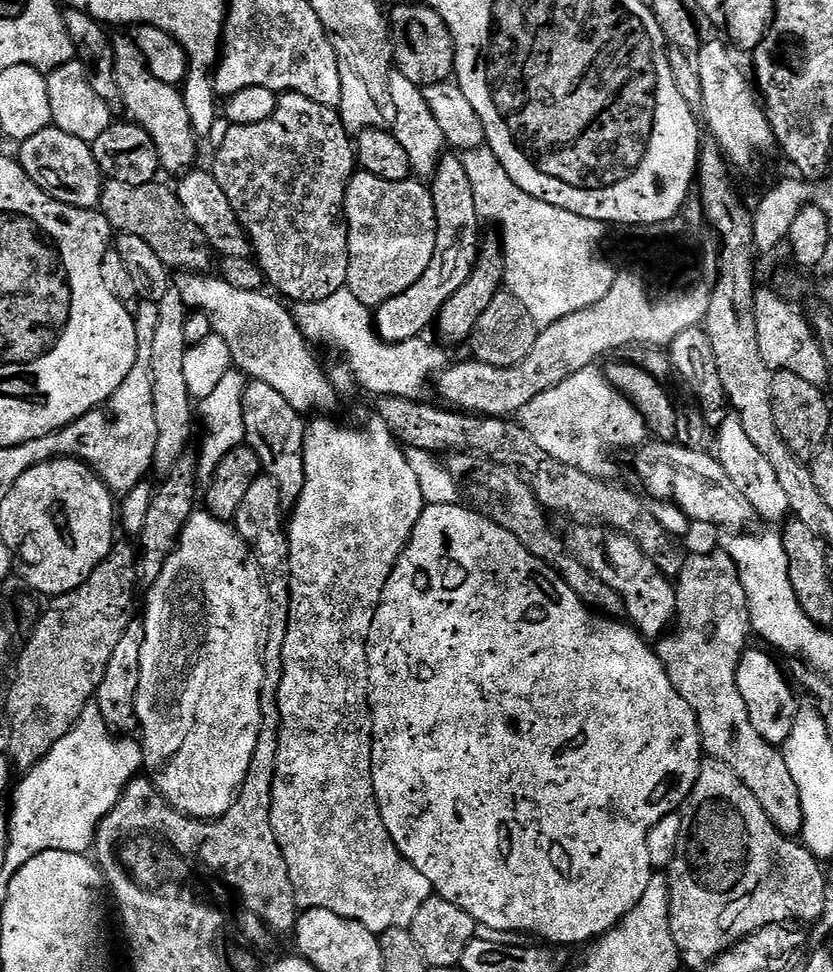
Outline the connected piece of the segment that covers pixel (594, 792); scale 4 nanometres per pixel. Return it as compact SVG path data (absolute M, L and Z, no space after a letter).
M463 503L429 504L425 507L424 513L414 526L408 545L405 546L404 552L398 558L396 568L388 580L384 597L372 623L372 639L368 646L368 705L372 707L372 781L374 782L376 801L382 814L382 822L386 822L386 830L390 830L390 838L394 838L394 846L398 846L401 854L414 866L418 866L418 870L422 870L422 874L426 874L426 878L430 878L433 893L454 902L454 906L462 906L462 910L466 910L466 914L475 918L477 925L484 927L485 924L492 931L489 933L533 932L534 935L544 939L541 941L552 946L584 943L587 945L589 942L599 940L611 928L615 928L624 919L627 912L634 910L634 906L642 898L642 894L646 894L646 886L650 886L650 878L654 875L650 853L646 847L646 838L650 834L650 830L654 830L654 826L658 826L658 822L662 822L662 818L666 818L666 814L681 808L684 800L690 794L690 790L694 790L694 782L698 778L702 763L700 727L696 721L694 710L688 705L686 698L682 698L682 694L678 694L678 690L674 690L674 682L670 682L660 657L656 654L655 647L645 640L635 627L629 626L627 623L625 623L626 625L619 624L620 622L619 619L597 614L587 604L583 604L578 598L578 594L574 594L574 590L570 590L570 586L566 586L563 578L550 565L545 564L534 554L530 554L530 550L526 550L526 546L522 546L522 542L518 542L518 538L514 538L514 534L510 534L510 530L498 526L488 516L484 516L475 508L465 506Z

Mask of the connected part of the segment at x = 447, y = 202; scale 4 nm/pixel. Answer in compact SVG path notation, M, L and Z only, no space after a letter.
M445 154L440 157L440 165L436 168L435 175L430 178L430 191L436 219L434 258L430 258L426 274L422 274L422 278L414 282L410 290L382 302L375 309L376 333L387 344L410 342L410 338L423 337L427 333L424 331L439 321L442 306L446 306L446 302L454 298L457 290L466 286L466 278L474 274L474 266L478 262L482 247L482 221L474 206L474 189L470 187L470 177L467 176L466 166L459 155Z

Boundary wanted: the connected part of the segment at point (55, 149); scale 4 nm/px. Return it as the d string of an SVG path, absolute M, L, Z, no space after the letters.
M49 126L46 130L34 134L34 138L26 138L19 148L20 165L47 196L53 196L58 202L75 208L96 210L101 207L106 177L94 158L89 141L74 138L74 134L66 134L66 130Z

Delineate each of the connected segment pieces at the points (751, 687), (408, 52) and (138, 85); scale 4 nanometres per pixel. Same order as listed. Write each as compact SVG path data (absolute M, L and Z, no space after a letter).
M752 646L741 654L738 662L738 690L742 694L742 702L746 702L746 714L750 714L750 722L754 722L754 730L758 730L766 742L783 746L786 738L790 738L790 730L794 730L798 703L783 670L771 656L773 653L768 652Z
M422 2L398 5L390 12L390 31L394 68L399 75L421 86L442 84L453 79L456 71L456 44L446 22L442 22L433 8L427 8Z
M131 35L112 36L116 58L118 86L122 90L124 109L135 123L141 124L154 138L160 154L160 166L165 173L180 172L184 174L193 167L196 160L196 143L198 137L187 113L183 91L177 85L158 82L154 74L150 74L150 66L146 66L146 58L142 58L142 50L138 50L135 39Z

